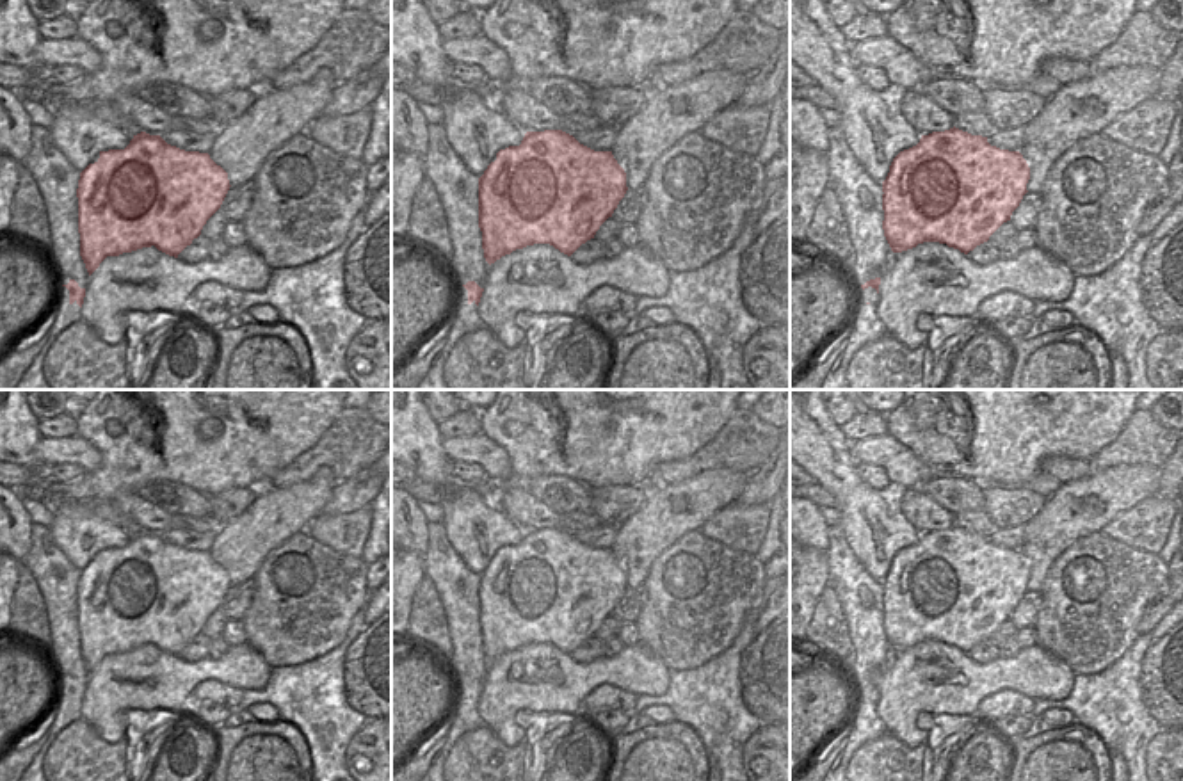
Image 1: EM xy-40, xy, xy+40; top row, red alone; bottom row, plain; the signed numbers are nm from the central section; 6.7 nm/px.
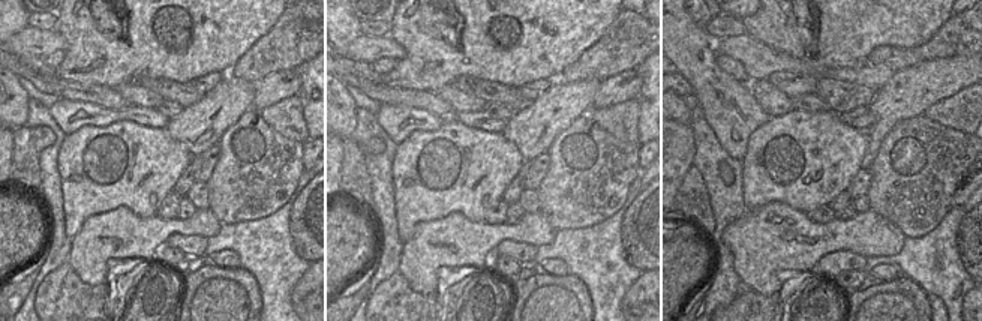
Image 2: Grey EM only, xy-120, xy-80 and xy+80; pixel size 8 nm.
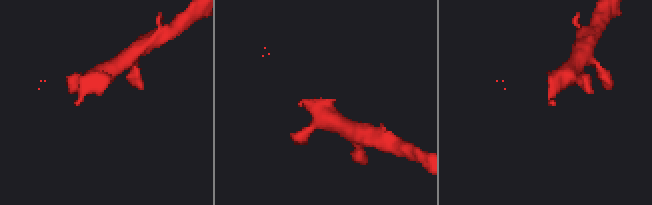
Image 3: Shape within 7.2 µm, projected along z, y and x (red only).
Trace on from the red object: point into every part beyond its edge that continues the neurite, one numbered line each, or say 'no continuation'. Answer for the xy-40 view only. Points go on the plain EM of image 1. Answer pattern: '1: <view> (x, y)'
1: xy-40 (132, 659)

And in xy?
1: xy (522, 657)

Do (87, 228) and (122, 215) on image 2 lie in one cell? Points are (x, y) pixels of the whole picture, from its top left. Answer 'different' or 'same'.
same

